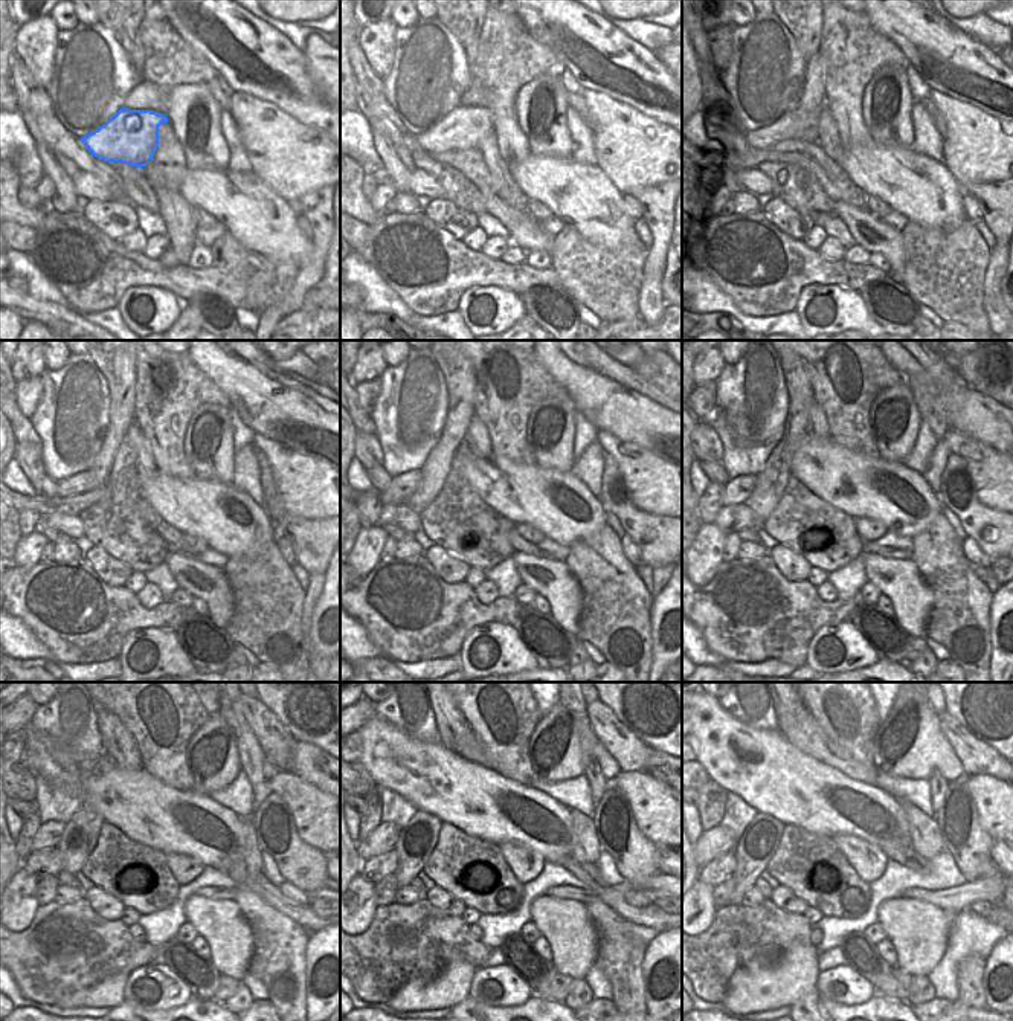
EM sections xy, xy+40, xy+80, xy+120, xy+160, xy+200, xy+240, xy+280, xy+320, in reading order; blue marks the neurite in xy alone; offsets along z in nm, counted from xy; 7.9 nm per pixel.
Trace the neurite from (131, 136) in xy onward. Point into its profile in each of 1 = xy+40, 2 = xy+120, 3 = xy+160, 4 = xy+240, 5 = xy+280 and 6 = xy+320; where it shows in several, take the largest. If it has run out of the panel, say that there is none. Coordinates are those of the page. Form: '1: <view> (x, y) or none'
1: xy+40 (466, 127)
2: xy+120 (83, 481)
3: xy+160 (403, 486)
4: xy+240 (49, 832)
5: xy+280 (385, 837)
6: xy+320 (716, 841)

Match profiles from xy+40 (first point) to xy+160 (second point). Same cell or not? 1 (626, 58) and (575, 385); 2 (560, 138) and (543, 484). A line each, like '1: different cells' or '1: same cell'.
1: same cell
2: different cells

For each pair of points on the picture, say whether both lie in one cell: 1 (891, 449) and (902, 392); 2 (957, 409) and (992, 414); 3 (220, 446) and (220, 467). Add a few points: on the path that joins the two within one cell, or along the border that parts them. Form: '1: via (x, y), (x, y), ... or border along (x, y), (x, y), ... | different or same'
1: via (891, 435), (896, 406) | same
2: via (966, 409), (972, 414), (983, 414) | same
3: via (220, 450), (220, 463) | same

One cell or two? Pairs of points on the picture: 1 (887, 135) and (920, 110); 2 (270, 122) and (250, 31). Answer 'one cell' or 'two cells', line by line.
1: two cells
2: two cells

